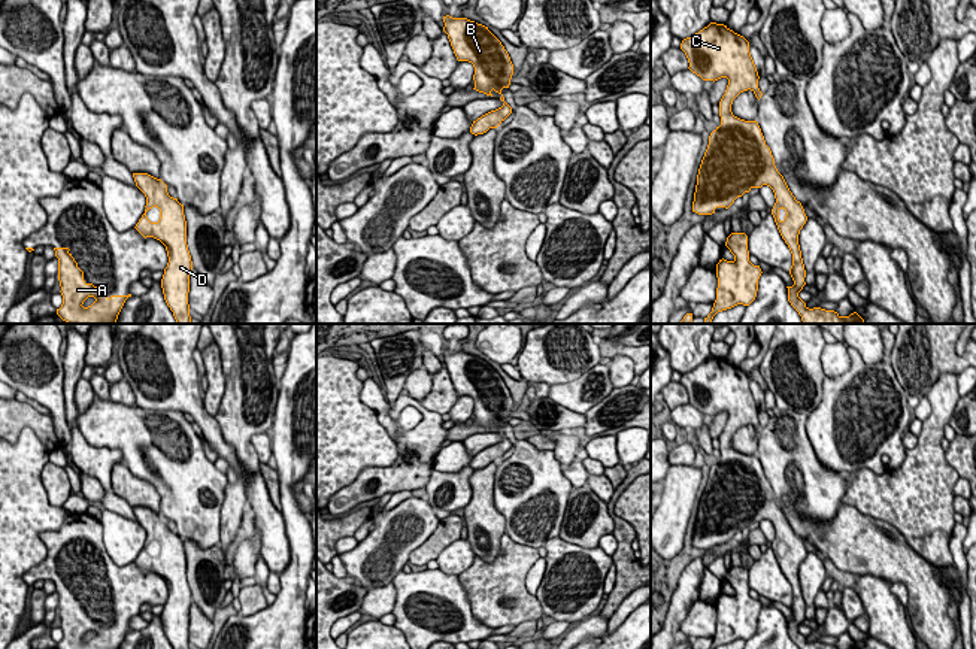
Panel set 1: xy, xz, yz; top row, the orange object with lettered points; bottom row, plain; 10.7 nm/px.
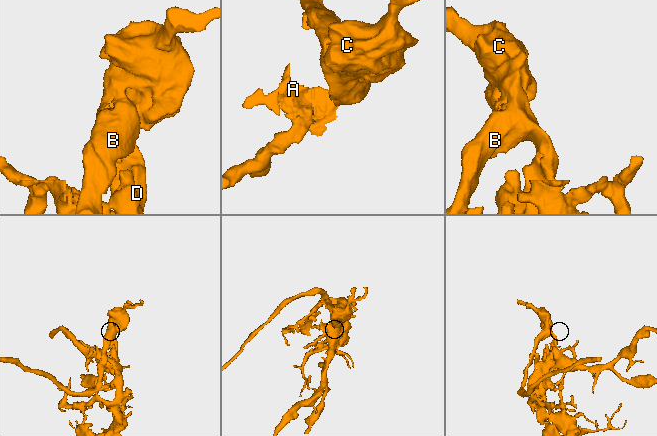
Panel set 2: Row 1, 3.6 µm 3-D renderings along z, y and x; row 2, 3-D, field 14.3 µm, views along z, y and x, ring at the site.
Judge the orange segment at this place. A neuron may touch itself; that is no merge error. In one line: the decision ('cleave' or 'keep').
keep

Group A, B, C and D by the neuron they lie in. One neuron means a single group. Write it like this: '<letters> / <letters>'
A B C D

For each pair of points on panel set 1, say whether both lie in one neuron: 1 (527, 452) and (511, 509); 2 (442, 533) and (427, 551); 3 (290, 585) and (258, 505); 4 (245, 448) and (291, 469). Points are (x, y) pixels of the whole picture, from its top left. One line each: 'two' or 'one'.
1: one
2: one
3: two
4: two

